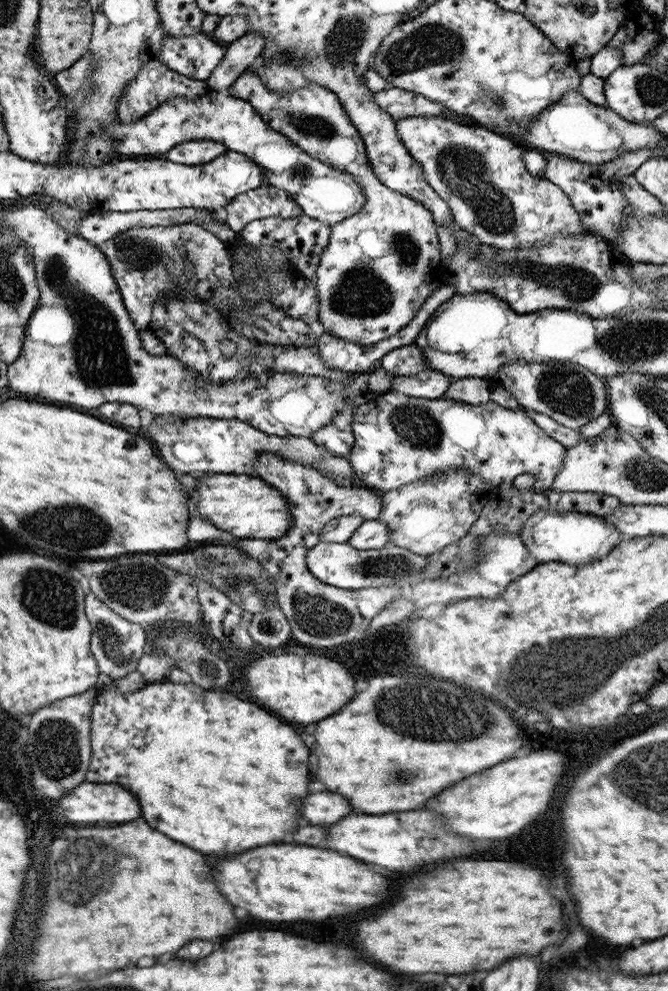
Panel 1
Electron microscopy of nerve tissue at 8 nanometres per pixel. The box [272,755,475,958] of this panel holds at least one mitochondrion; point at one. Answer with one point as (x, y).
(399, 776)

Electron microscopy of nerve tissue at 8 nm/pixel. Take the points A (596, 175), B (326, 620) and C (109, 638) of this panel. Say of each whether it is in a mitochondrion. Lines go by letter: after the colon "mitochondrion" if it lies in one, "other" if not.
A: other
B: mitochondrion
C: mitochondrion

